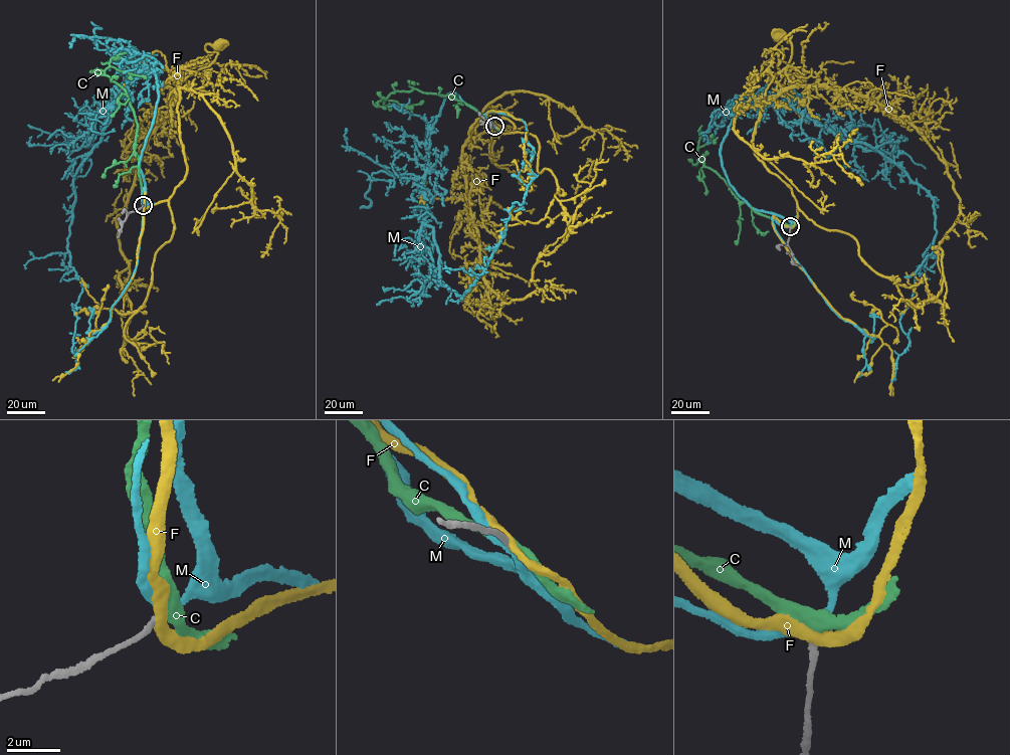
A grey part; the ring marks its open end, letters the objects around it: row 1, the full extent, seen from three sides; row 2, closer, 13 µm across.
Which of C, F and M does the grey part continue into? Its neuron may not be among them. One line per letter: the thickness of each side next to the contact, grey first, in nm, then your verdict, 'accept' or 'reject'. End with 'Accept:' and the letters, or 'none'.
C: calibres 200 and 440 nm; accept
F: calibres 240 and 360 nm; reject
M: calibres 200 and 320 nm; reject
Accept: C

